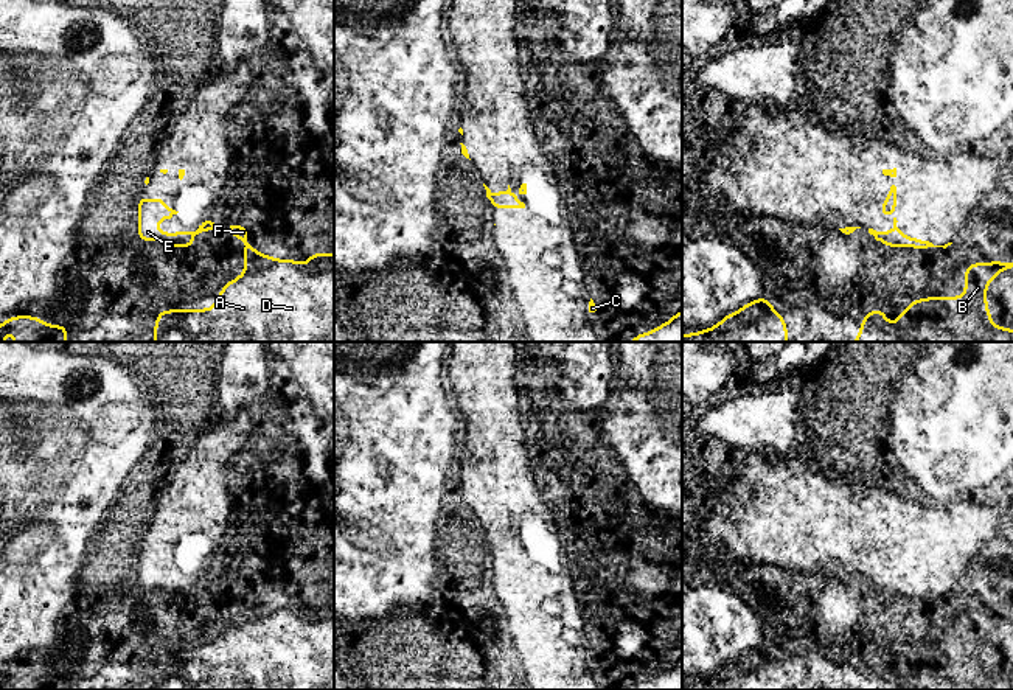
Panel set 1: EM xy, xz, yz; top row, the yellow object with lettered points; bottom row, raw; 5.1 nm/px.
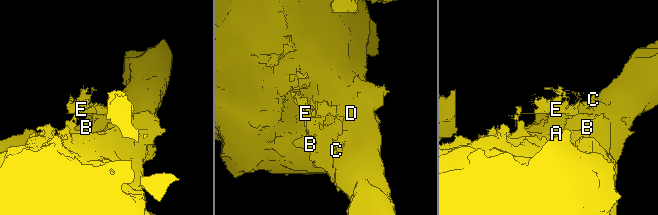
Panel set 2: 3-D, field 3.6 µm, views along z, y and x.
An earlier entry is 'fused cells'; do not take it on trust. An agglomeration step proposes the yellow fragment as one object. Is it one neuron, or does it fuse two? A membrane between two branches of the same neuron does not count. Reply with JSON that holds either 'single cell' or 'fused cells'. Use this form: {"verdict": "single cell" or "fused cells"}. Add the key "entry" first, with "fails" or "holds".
{"entry": "fails", "verdict": "single cell"}

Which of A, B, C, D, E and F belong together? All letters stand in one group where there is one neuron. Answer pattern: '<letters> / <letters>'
A B C D E F

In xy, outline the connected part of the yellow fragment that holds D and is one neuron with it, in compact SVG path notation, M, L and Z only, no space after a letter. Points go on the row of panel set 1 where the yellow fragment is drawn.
M228 224L225 230L244 244L245 272L228 281L210 309L157 311L154 342L334 342L334 253L311 253L306 264L275 260L249 246L249 230Z

